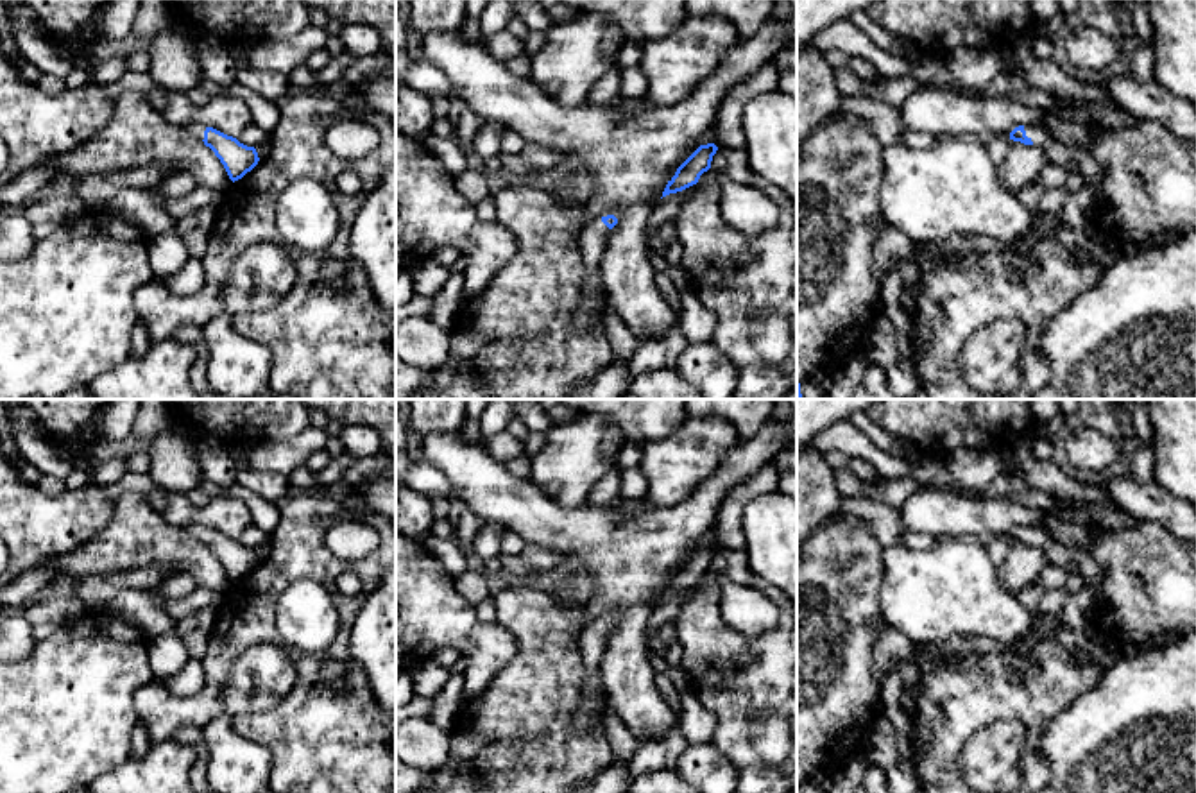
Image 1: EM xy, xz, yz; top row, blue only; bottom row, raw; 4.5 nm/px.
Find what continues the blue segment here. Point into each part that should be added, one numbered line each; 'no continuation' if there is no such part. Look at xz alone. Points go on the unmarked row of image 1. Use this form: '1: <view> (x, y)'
1: xz (593, 641)

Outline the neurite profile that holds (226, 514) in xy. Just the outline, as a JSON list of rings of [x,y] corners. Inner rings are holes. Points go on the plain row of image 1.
[[[170,492],[161,516],[174,526],[202,524],[233,539],[252,524],[247,503],[227,494],[211,498],[204,507],[195,507],[186,492]]]

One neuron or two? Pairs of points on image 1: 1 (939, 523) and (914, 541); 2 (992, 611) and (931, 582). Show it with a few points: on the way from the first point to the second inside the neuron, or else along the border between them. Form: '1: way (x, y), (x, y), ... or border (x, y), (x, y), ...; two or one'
1: border (906, 530), (921, 530), (935, 539); two
2: way (978, 604), (955, 589), (946, 589); one

